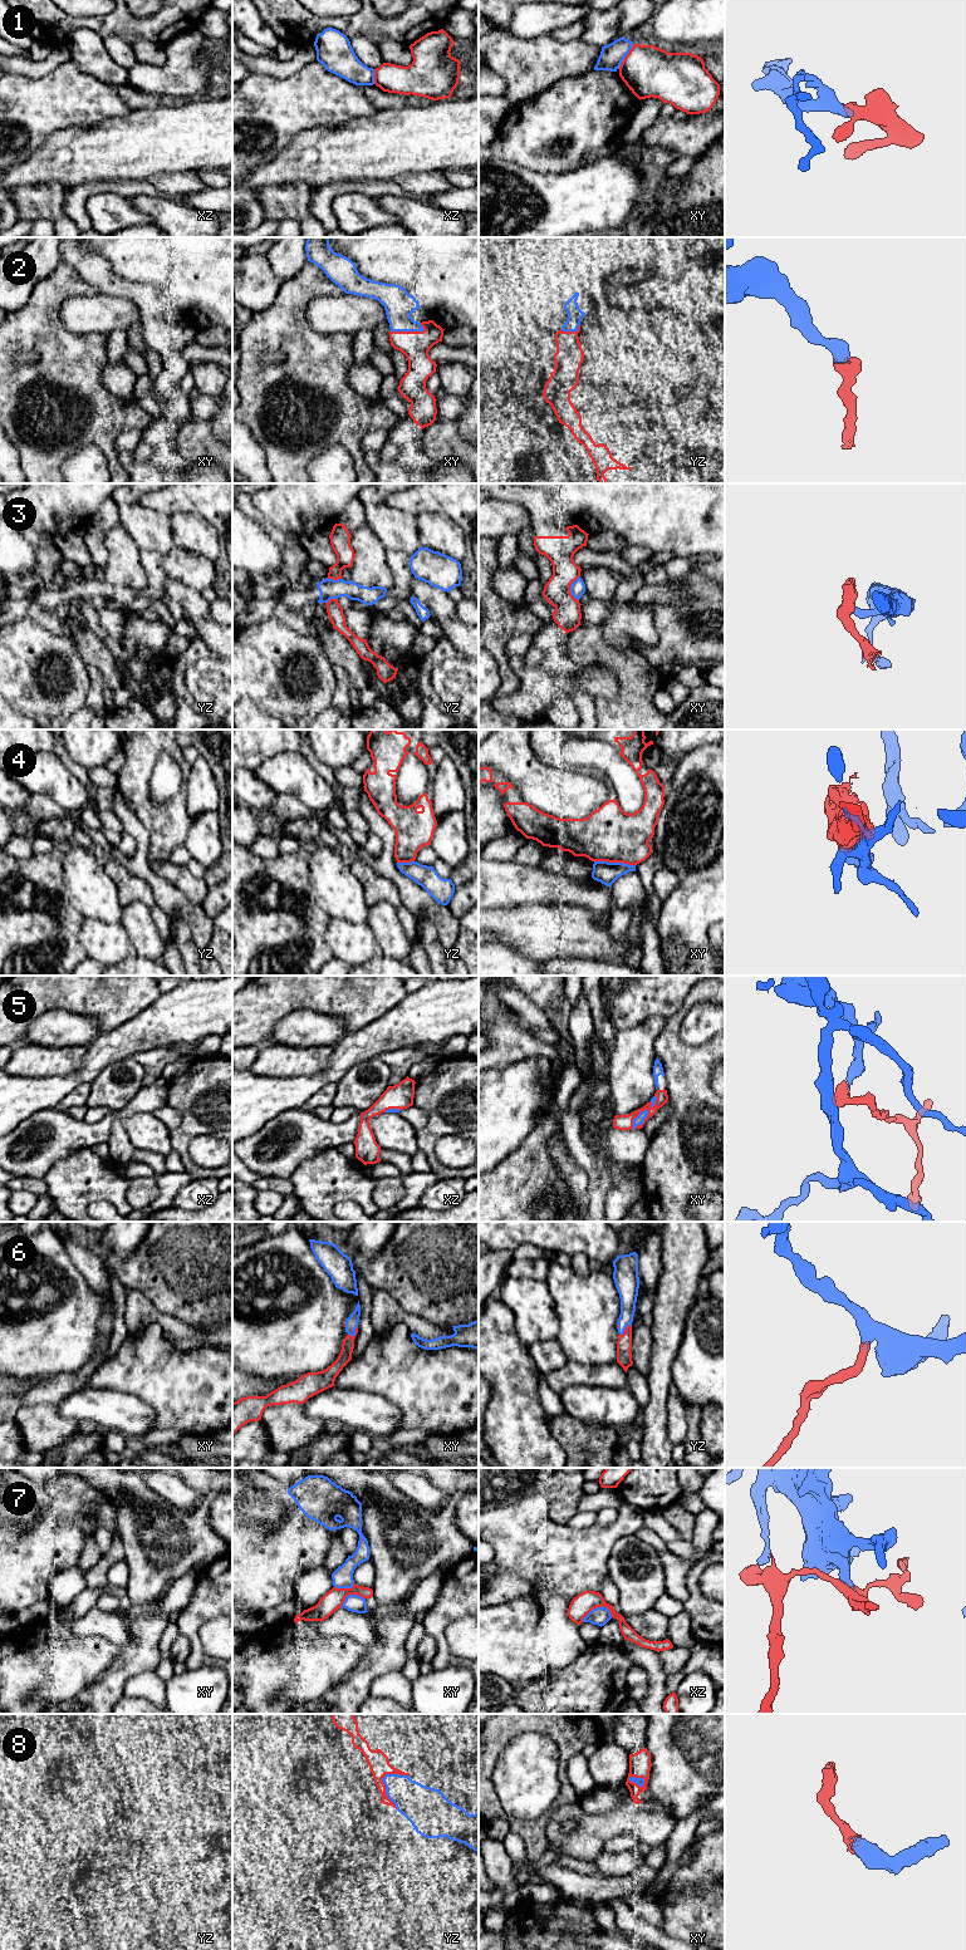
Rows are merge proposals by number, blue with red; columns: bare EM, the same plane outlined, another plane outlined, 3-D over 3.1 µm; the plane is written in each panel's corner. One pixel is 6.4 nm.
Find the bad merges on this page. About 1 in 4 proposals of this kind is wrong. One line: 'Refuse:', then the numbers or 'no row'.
Refuse: 1, 3, 4, 7

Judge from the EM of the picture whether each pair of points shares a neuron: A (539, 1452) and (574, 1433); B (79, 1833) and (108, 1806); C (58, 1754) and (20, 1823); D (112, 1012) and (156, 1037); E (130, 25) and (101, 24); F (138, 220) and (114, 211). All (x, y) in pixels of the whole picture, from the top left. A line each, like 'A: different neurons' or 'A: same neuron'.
A: different neurons
B: same neuron
C: different neurons
D: different neurons
E: same neuron
F: same neuron

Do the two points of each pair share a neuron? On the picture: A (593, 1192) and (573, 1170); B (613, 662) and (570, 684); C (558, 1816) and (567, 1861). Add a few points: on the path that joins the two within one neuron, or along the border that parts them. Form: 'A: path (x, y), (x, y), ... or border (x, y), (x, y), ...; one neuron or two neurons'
A: border (592, 1183), (584, 1192); two neurons
B: border (579, 666), (606, 667), (616, 677), (619, 692); two neurons
C: border (564, 1853), (593, 1862); two neurons

